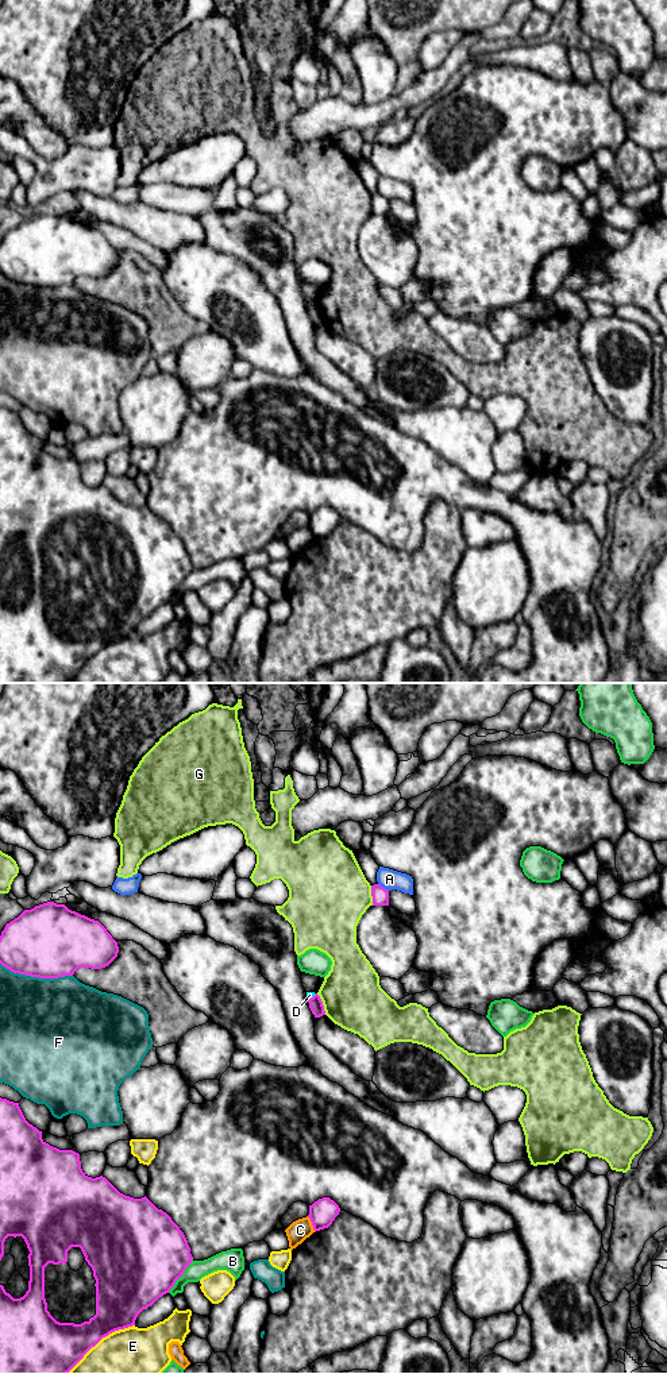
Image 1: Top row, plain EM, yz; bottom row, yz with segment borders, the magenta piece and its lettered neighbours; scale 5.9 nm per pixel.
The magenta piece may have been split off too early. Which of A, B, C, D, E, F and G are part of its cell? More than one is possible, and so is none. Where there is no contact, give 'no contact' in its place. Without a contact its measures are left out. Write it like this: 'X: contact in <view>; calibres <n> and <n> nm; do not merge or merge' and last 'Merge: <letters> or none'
A: contact in yz; calibres 100 and 120 nm; do not merge
B: contact in yz; calibres 480 and 110 nm; do not merge
C: contact in yz; calibres 160 and 120 nm; do not merge
D: contact in yz; calibres 80 and 40 nm; do not merge
E: contact in yz; calibres 300 and 460 nm; do not merge
F: contact in yz; calibres 440 and 480 nm; do not merge
G: contact in yz; calibres 80 and 360 nm; do not merge
Merge: none

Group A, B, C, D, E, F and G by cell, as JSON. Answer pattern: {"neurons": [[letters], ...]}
{"neurons": [["A"], ["B"], ["C"], ["D"], ["E"], ["F"], ["G"]]}

